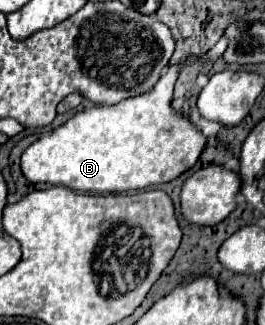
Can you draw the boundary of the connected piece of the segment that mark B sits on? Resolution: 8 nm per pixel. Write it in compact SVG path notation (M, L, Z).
M189 57L185 64L169 66L167 72L161 76L161 80L155 84L155 88L147 94L121 100L119 104L113 104L113 106L93 106L89 110L77 112L73 118L69 118L65 124L61 124L53 132L43 134L39 140L27 146L25 152L21 154L23 176L33 184L39 184L39 182L55 184L55 186L67 186L71 190L97 192L97 194L129 192L129 190L139 190L153 184L175 180L179 174L183 174L197 162L205 146L205 136L195 126L191 126L191 122L185 116L175 116L175 112L169 106L179 72L198 59Z

